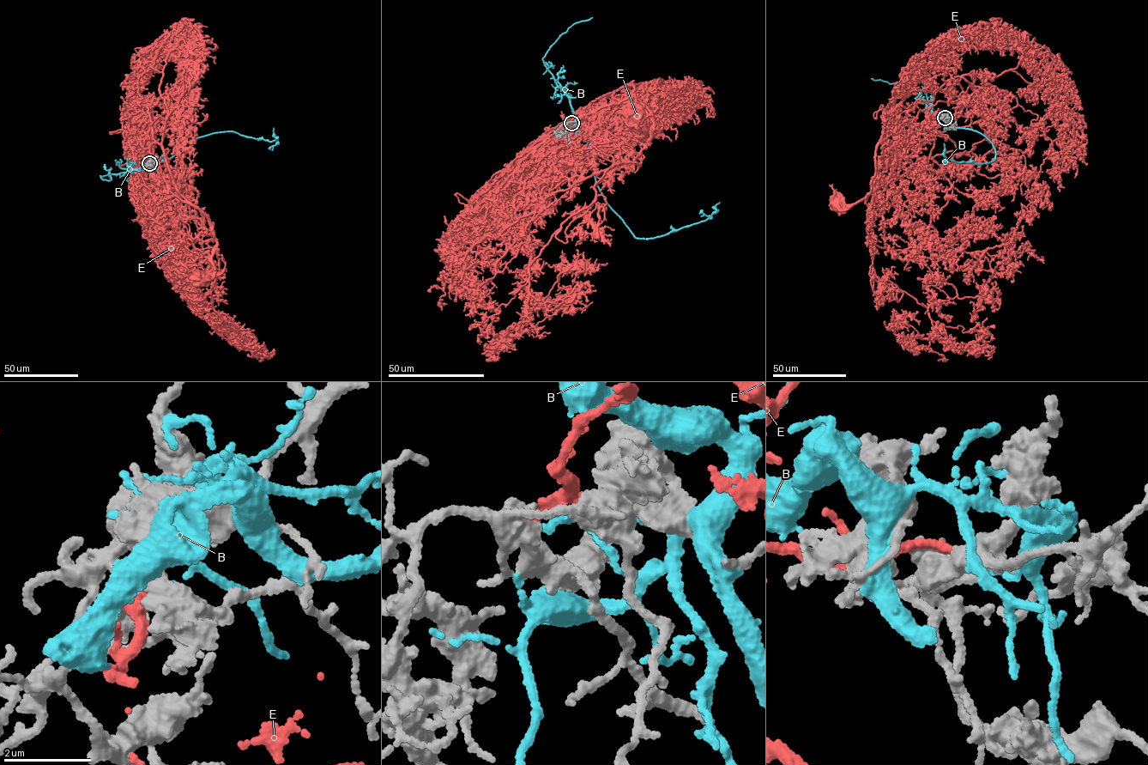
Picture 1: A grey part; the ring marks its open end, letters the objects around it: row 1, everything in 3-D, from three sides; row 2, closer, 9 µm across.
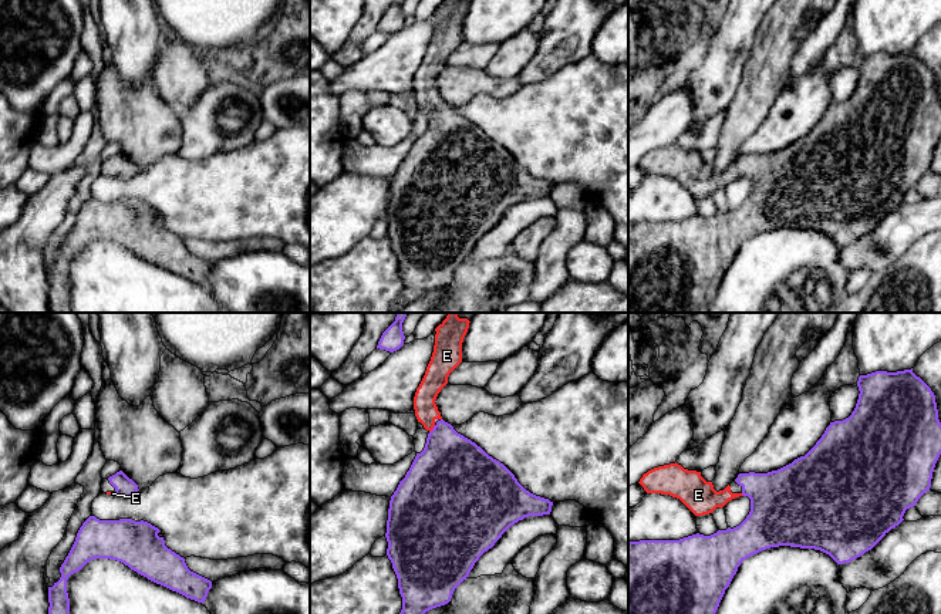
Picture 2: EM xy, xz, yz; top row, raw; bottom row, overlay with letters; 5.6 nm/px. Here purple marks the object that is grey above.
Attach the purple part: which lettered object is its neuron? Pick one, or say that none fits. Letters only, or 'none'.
E

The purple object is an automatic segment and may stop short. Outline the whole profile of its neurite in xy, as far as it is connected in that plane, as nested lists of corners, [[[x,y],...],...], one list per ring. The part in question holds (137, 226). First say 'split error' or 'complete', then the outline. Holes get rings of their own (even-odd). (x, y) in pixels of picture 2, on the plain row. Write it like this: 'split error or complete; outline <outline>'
complete; outline [[[90,198],[60,249],[60,262],[48,269],[50,313],[72,313],[67,262],[94,240],[121,243],[148,262],[203,286],[212,263],[190,253],[185,240],[165,227],[159,213],[144,202],[100,202]]]

